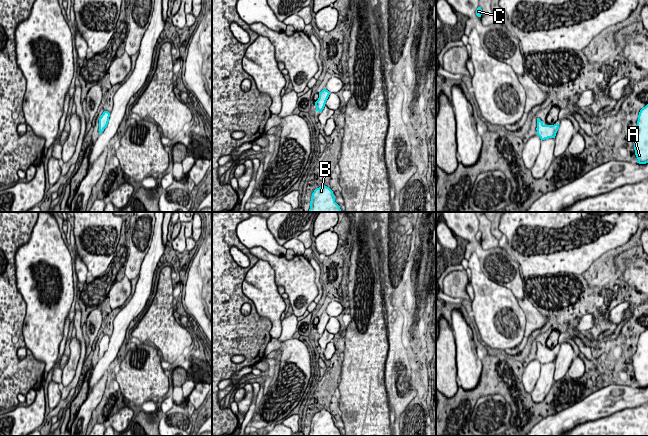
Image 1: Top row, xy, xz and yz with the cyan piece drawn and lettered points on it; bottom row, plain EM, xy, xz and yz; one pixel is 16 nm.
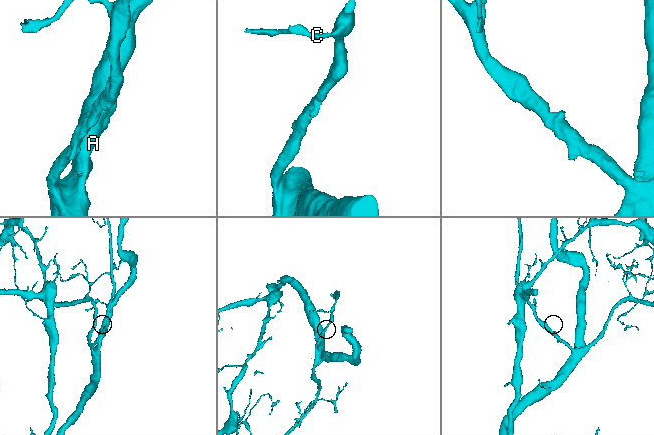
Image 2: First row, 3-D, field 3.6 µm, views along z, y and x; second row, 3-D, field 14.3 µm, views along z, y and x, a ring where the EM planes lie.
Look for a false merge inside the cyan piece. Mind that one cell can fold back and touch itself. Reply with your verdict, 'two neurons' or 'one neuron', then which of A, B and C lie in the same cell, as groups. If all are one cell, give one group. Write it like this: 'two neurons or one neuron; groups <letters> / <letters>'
one neuron; groups A B C

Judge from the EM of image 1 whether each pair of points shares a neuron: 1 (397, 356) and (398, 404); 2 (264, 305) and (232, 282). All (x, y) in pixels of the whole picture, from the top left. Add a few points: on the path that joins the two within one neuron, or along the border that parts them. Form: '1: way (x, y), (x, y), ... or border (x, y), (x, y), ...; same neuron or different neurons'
1: way (392, 368), (392, 374), (389, 379), (390, 392); same neuron
2: border (250, 267), (242, 292), (255, 309); different neurons

